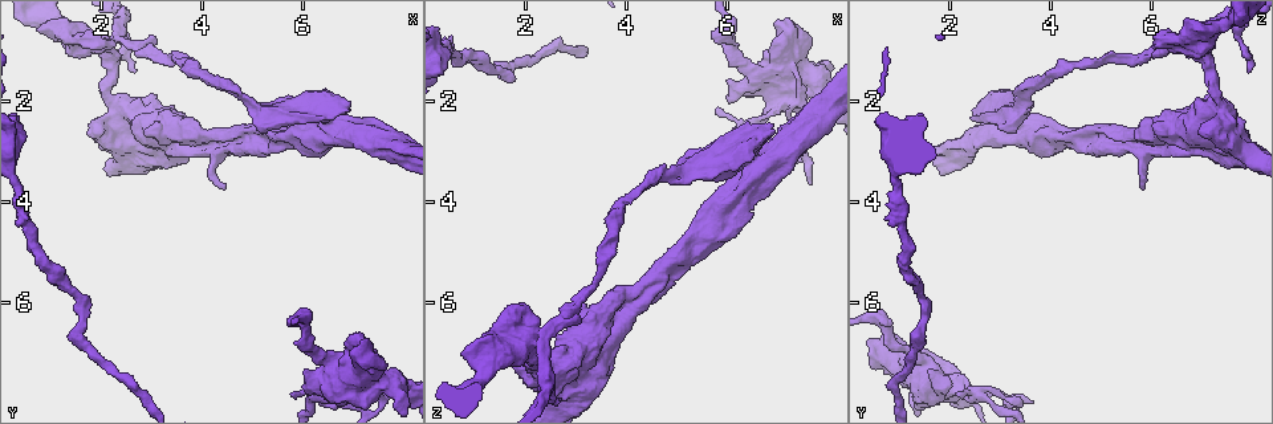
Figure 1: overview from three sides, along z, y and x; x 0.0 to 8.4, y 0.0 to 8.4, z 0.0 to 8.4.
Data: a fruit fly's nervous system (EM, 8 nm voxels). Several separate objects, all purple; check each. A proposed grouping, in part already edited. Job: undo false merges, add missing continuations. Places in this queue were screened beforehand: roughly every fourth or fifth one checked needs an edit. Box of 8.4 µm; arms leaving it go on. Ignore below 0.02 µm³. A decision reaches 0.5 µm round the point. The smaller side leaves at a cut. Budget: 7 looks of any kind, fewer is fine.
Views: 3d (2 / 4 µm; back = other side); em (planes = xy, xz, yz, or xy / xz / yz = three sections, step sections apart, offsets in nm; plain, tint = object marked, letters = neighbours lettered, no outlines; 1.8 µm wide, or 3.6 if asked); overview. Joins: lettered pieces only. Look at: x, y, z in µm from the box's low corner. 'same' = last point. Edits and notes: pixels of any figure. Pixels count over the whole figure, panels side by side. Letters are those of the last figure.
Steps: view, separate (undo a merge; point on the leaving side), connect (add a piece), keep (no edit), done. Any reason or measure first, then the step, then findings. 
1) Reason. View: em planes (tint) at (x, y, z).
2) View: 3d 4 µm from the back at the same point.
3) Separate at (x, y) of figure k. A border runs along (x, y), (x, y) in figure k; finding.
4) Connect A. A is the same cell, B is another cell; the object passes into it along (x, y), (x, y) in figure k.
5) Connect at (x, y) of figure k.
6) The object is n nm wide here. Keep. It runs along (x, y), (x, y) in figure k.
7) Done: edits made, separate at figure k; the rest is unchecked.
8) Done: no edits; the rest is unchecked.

Branch point. View: 3d 4 µm at (4.25, 2.85, 6.00).

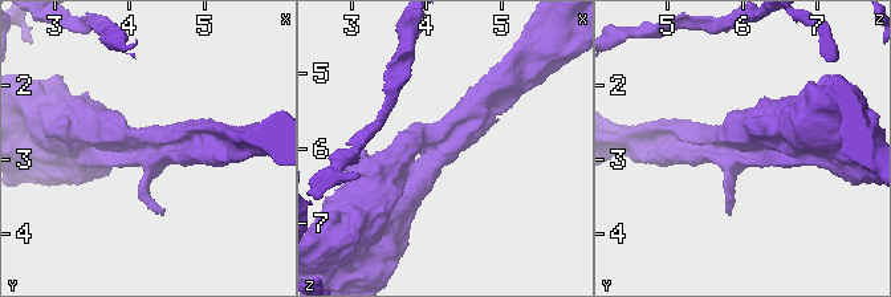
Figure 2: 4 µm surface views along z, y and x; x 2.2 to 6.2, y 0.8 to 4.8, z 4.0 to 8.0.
View: em planes (letters) at (4.25, 2.85, 6.05).

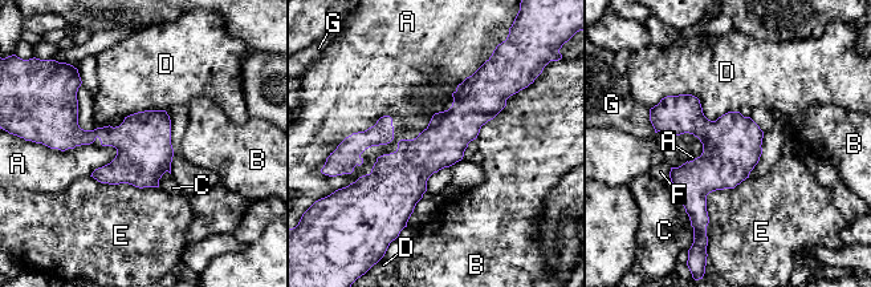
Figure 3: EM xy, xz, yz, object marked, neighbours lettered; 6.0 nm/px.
The object is 280 nm wide here. Keep. A, B, C, D, E, F and G are other cells; it runs along (477, 76), (395, 211) in figure 3; all the same neuron.

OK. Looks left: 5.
Thin end. View: 3d 2 µm at (2.60, 1.40, 7.90).

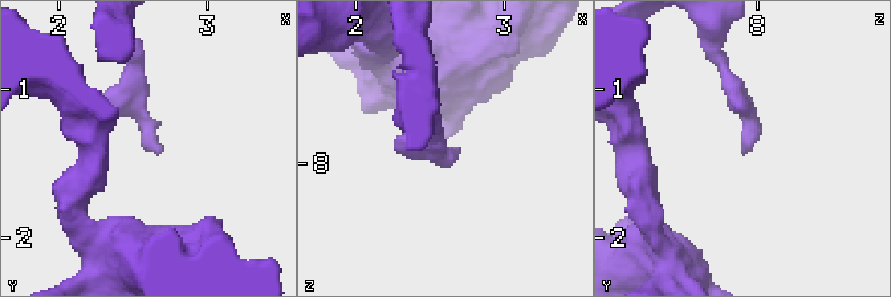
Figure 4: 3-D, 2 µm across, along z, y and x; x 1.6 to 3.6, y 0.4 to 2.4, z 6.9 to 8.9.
View: em planes (letters) at (2.64, 1.42, 7.88).

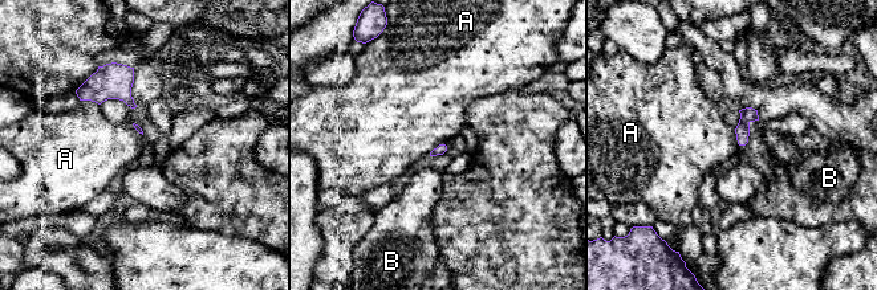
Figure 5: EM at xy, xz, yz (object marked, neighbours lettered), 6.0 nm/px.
Keep. A and B are other cells; a border runs along (80, 99), (90, 99), (98, 105) in figure 5; no lettered piece goes on from it.

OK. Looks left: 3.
Touches itself. View: em xy step 8 (tint) at (3.65, 1.15, 5.15).

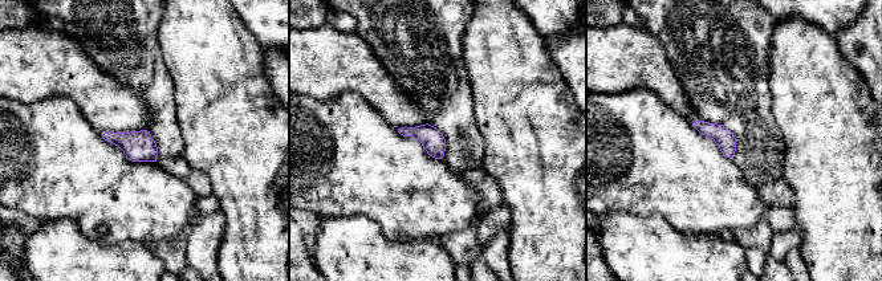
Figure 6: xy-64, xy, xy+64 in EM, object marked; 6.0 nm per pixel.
Cut it another way. View: em planes (letters) at the same point.

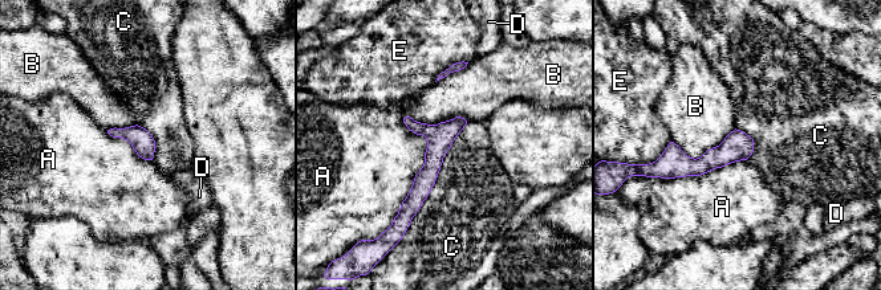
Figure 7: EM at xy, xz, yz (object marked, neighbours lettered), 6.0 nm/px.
Keep. A, B, C, D and E are other cells; a border runs along (467, 122), (407, 228) in figure 7; one neuron here.

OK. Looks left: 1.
Done: no edits; the rest is unchecked.

